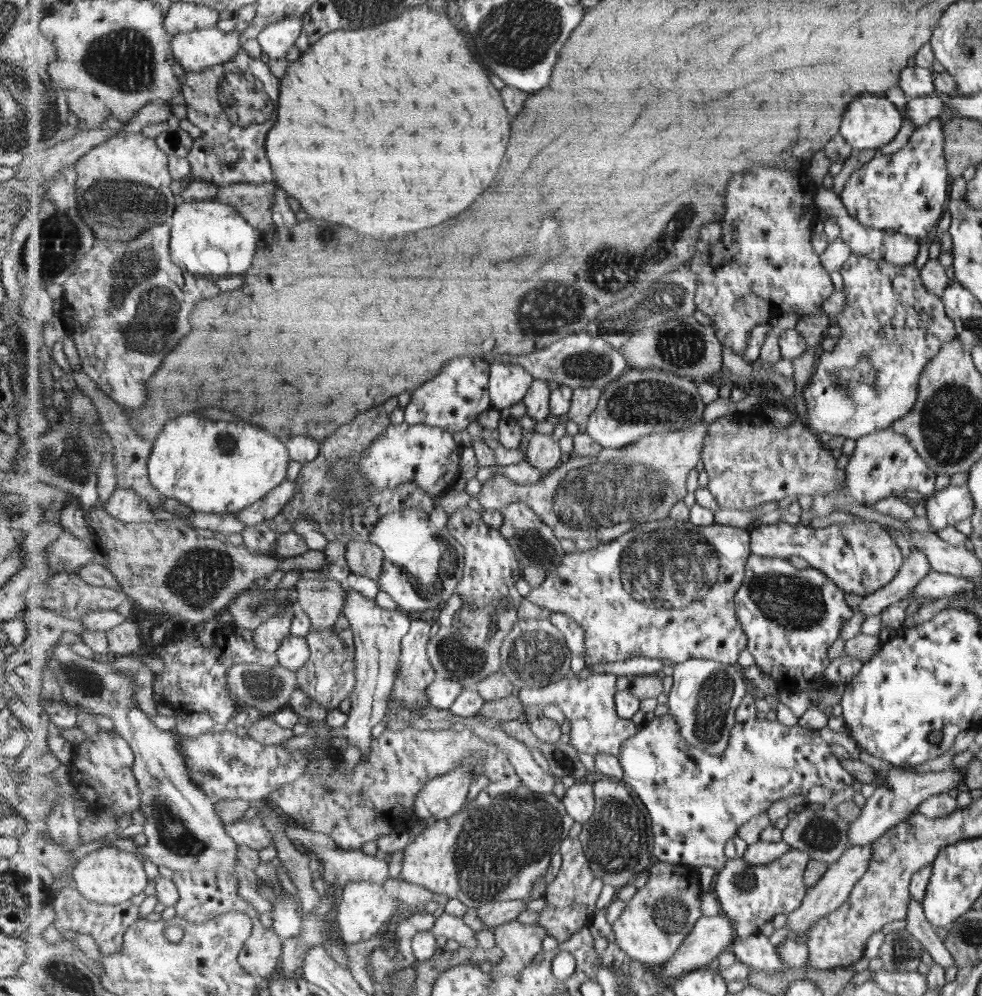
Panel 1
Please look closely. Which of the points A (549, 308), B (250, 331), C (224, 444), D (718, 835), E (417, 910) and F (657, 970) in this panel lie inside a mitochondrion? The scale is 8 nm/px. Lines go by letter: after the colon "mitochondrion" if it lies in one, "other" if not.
A: mitochondrion
B: other
C: mitochondrion
D: other
E: other
F: other

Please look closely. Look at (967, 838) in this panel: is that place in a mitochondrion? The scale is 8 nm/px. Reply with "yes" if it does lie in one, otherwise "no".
no

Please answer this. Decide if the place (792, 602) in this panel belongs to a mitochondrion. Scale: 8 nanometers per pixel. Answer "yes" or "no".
yes

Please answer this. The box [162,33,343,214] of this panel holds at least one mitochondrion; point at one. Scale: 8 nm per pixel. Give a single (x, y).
(243, 97)

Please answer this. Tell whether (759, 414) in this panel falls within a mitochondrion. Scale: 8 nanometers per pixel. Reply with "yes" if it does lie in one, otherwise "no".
no

